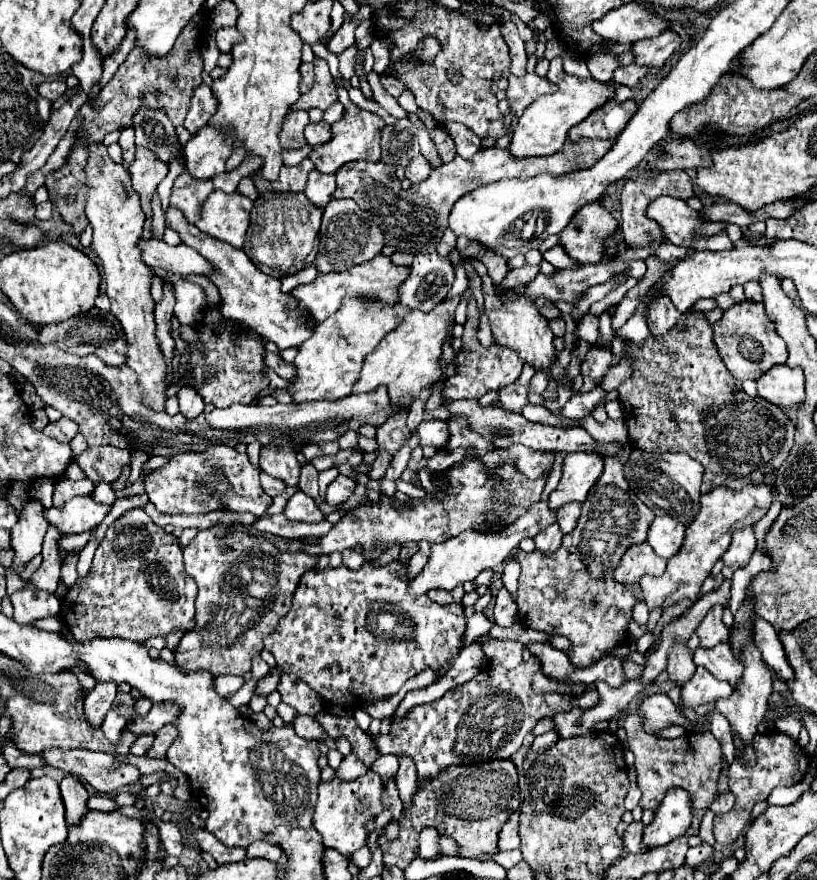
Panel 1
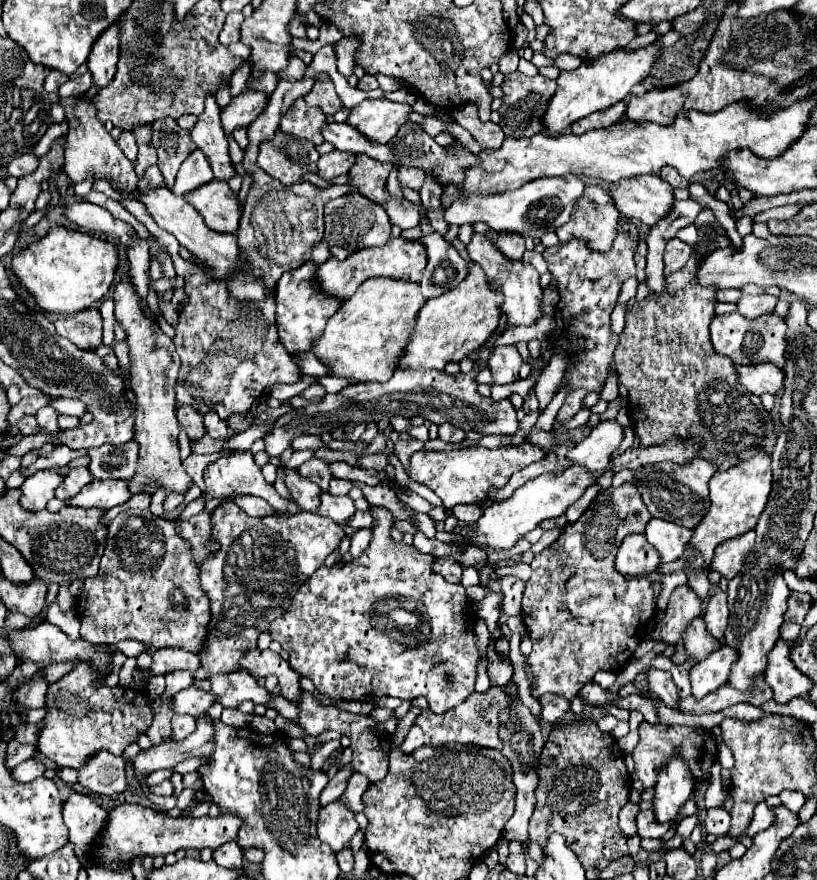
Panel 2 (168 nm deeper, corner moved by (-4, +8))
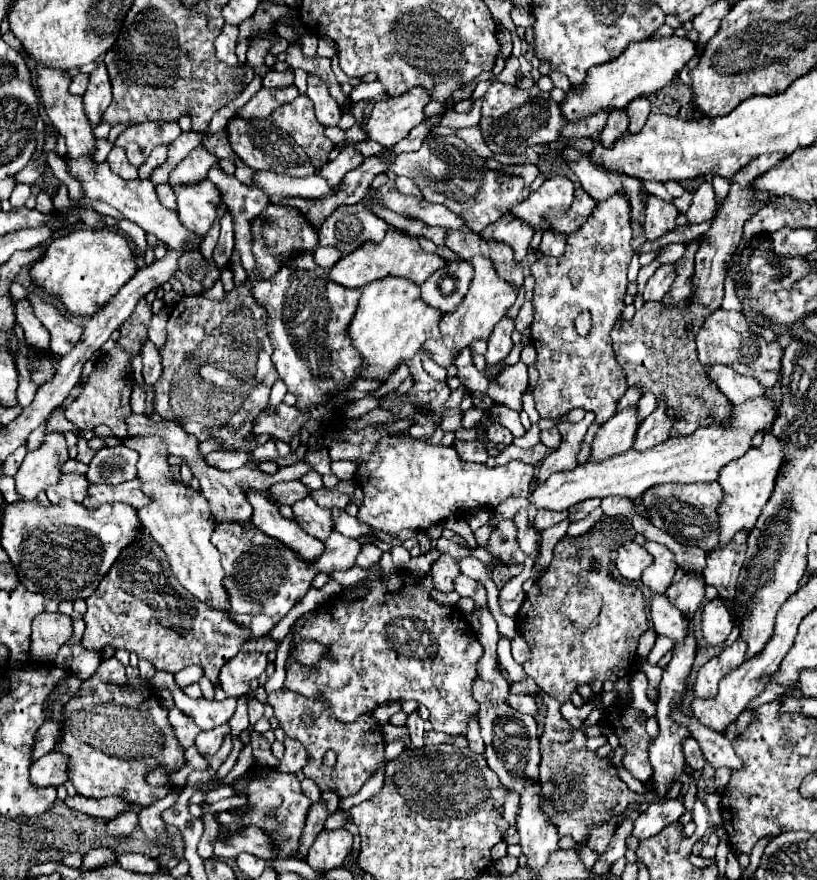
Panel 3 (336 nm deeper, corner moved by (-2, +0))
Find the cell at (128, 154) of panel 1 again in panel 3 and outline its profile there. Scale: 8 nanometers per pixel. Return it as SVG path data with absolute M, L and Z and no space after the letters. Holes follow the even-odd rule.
M113 148L113 150L109 152L109 156L107 156L107 162L109 162L111 170L113 170L115 174L119 174L121 178L125 178L125 180L137 178L137 168L135 168L133 164L129 164L127 156L123 154L123 148Z

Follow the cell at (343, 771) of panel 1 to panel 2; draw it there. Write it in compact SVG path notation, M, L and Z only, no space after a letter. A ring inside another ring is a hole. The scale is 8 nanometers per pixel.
M345 764L343 768L339 768L339 772L329 780L329 784L325 786L325 790L321 792L321 806L329 804L329 802L333 802L337 798L341 798L341 794L347 788L347 782L349 782L351 774L353 774L353 766L351 764Z

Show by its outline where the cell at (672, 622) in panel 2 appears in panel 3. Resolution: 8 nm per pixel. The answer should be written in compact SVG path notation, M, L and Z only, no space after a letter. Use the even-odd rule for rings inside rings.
M687 572L679 582L667 588L667 598L673 606L677 606L683 614L693 618L695 610L701 606L705 598L705 582L699 572Z

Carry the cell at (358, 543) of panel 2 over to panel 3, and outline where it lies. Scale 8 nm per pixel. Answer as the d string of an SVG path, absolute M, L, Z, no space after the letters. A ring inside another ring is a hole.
M365 544L365 546L361 548L359 558L357 558L357 566L361 566L361 568L369 568L369 566L377 564L379 558L381 558L381 554L383 554L383 552L381 552L375 544Z

